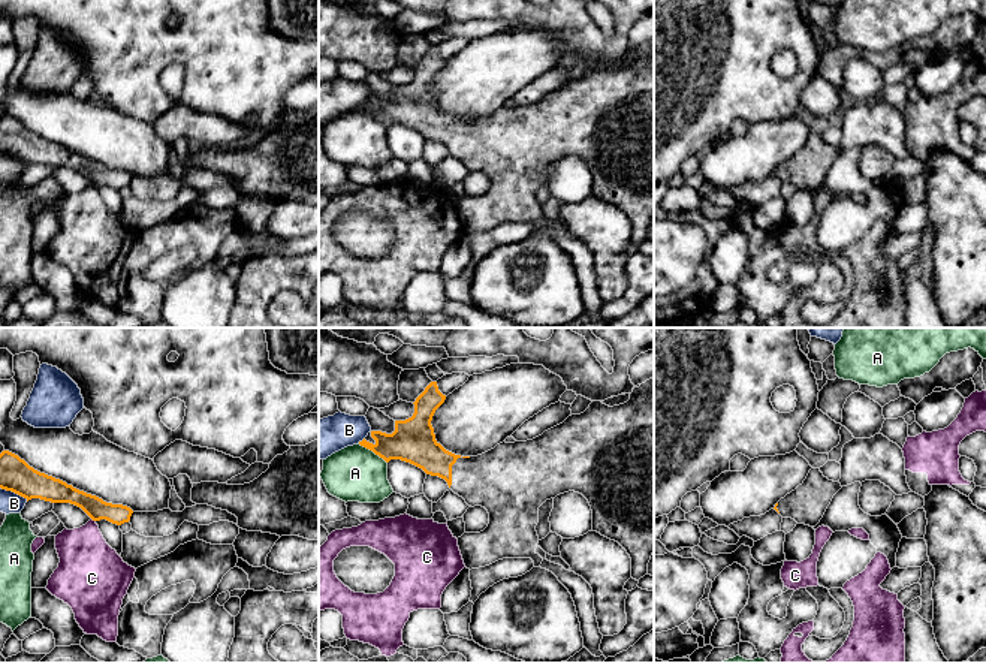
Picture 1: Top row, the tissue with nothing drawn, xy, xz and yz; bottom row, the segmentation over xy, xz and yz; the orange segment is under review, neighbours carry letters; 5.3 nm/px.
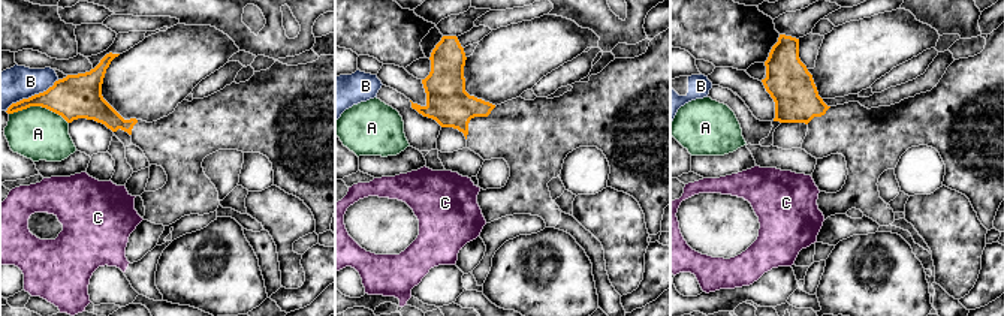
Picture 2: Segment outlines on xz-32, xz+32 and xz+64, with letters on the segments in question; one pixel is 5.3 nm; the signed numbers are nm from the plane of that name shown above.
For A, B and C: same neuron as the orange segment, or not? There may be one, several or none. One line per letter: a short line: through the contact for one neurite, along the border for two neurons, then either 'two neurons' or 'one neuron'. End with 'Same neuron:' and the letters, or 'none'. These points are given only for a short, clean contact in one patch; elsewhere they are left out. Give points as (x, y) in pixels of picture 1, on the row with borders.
A: two neurons
B: two neurons
C: xy (92, 518), (95, 521) | two neurons
Same neuron: none

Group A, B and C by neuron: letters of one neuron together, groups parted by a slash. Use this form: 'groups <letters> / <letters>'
groups A / B / C

